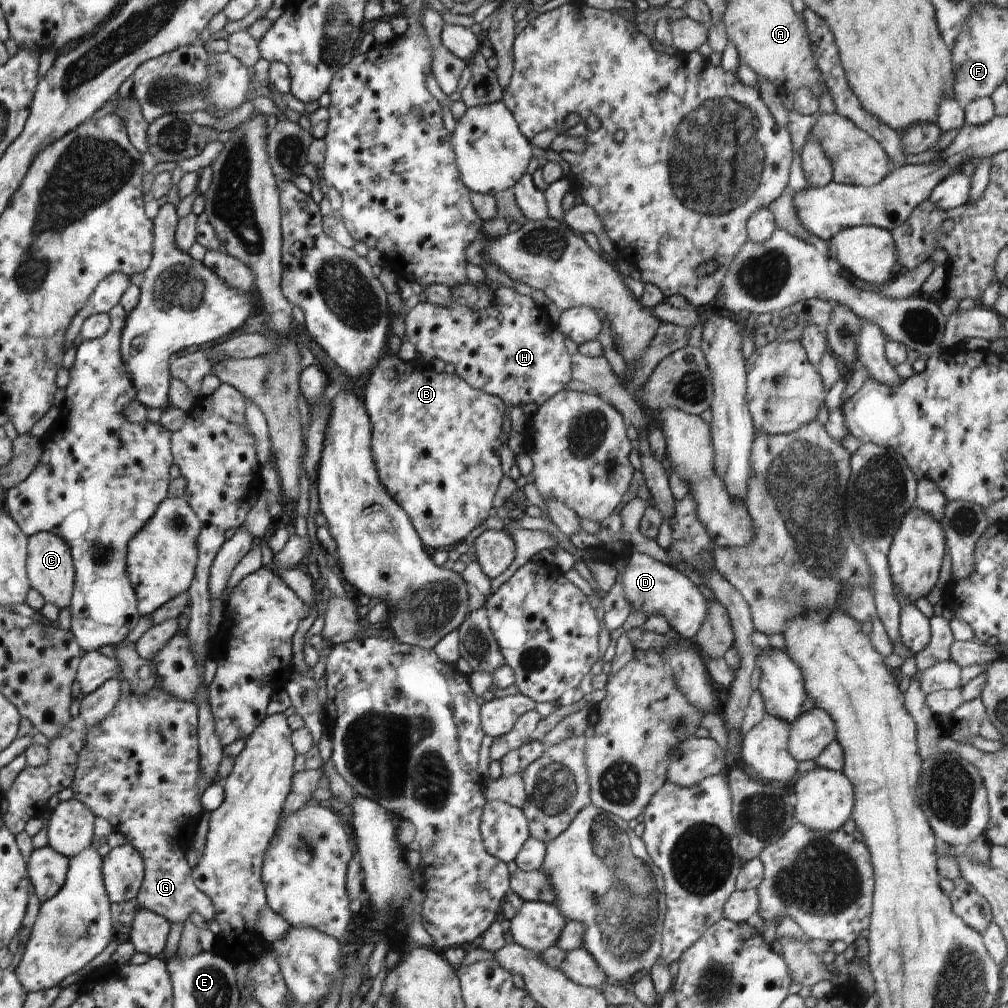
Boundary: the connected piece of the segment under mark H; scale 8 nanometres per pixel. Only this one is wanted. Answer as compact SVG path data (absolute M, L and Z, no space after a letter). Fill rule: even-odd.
M487 277L484 284L472 285L469 280L457 284L451 288L451 294L453 301L448 306L436 306L426 301L418 303L407 314L405 334L425 361L444 360L445 364L454 364L457 375L466 384L496 395L506 407L519 406L523 409L529 402L540 406L565 389L572 379L572 363L563 344L564 336L531 297Z

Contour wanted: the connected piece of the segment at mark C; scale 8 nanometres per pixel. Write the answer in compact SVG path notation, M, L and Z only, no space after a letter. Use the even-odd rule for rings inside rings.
M40 531L28 537L28 575L29 583L37 590L44 602L51 602L59 609L72 604L73 588L76 586L76 566L73 564L72 549L61 536Z

